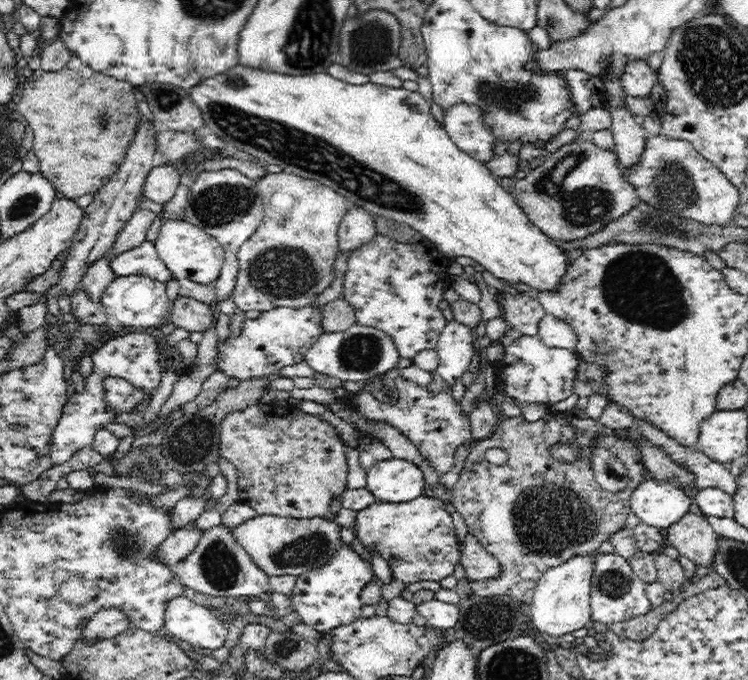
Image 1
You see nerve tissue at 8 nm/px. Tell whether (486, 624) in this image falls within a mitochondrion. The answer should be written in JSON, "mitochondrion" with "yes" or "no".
{"mitochondrion":"yes"}

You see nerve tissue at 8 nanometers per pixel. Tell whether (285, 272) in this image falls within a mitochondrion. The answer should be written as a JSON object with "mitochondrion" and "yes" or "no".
{"mitochondrion":"yes"}

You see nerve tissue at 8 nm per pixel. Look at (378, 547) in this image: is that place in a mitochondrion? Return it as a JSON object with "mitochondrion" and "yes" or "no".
{"mitochondrion":"no"}

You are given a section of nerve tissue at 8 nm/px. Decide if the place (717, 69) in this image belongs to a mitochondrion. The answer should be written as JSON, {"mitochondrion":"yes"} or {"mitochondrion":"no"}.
{"mitochondrion":"yes"}

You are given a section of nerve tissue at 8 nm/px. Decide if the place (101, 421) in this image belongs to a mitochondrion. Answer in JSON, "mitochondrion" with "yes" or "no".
{"mitochondrion":"no"}

